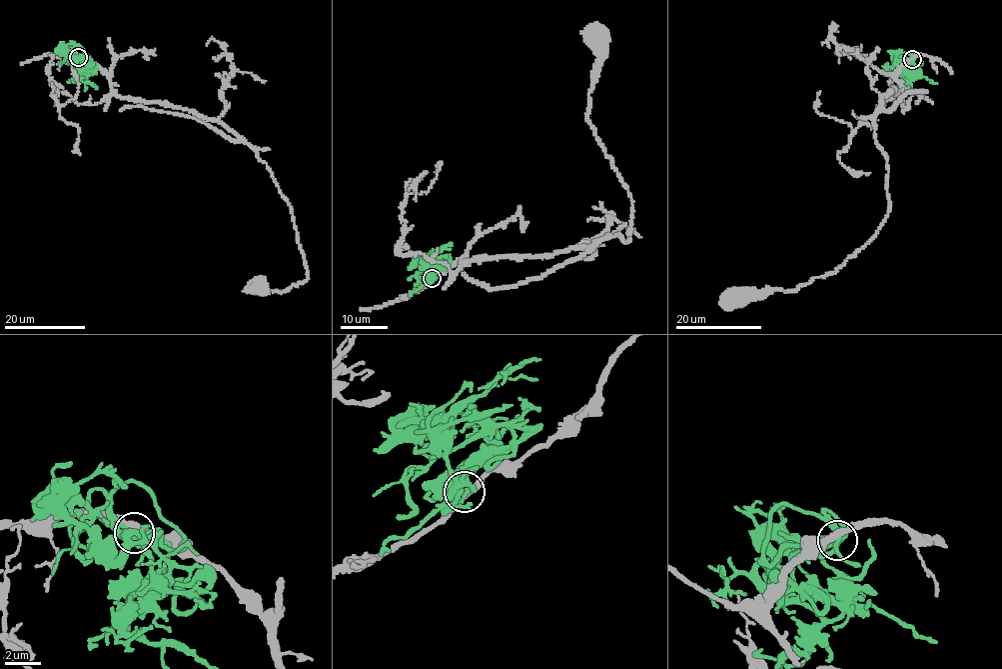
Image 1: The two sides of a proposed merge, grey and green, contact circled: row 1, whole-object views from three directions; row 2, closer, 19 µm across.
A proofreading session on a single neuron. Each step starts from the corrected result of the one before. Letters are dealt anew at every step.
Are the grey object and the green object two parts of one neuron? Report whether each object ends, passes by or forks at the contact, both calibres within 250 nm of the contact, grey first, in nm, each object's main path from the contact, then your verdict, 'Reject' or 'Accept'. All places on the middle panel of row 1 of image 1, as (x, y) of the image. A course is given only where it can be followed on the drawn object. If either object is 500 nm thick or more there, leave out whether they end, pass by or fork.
At the ring grey passes by. At the ring green passes by. Thickness 280 nm (grey) against 220 nm. Course of grey: (432, 279), (461, 258), (548, 256), (608, 235), (628, 241), (630, 194), (587, 118), (600, 39). Course of green: (432, 279), (428, 277), (434, 268), (434, 262), (428, 258), (421, 264), (424, 271), (417, 273), (416, 284). Reject

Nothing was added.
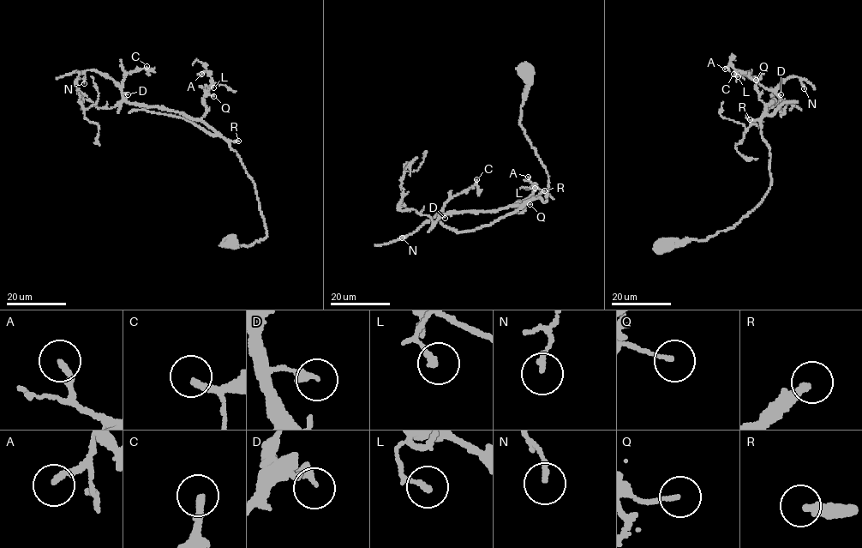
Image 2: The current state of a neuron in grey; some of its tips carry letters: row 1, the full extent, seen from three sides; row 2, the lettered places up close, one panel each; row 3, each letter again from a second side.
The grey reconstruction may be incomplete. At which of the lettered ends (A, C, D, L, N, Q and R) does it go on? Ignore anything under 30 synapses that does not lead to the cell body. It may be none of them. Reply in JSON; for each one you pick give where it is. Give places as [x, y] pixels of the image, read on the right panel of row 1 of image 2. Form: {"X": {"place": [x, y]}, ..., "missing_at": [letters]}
{"C": {"place": [733, 74]}, "R": {"place": [750, 119]}, "missing_at": ["C", "R"]}

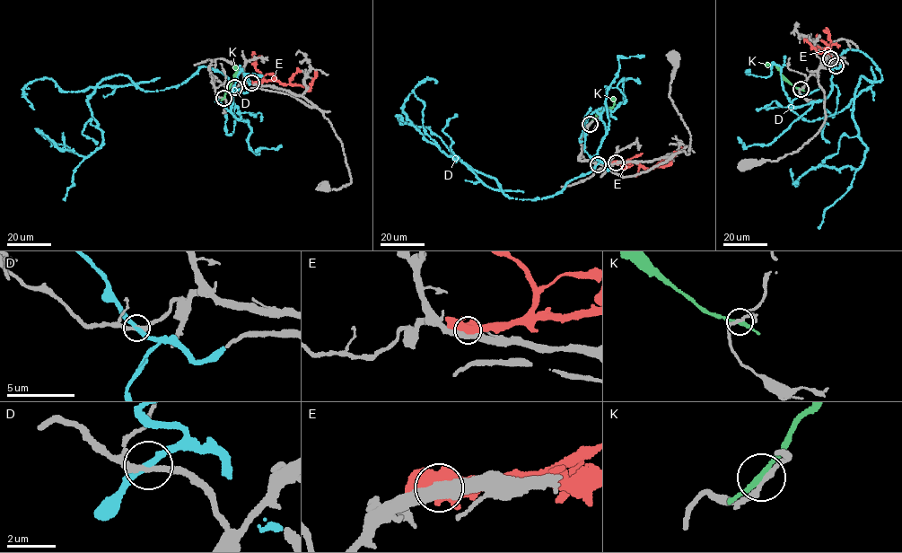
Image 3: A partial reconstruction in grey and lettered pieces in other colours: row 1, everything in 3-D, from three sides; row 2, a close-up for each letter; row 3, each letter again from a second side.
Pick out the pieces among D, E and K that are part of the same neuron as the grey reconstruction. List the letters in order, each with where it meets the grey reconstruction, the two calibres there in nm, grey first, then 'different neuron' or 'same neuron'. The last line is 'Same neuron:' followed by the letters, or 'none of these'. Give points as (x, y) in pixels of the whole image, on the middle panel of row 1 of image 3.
D: (598, 164) | 280/260 nm | same neuron
E: (616, 162) | 500/700 nm | different neuron
K: (590, 124) | 220/240 nm | different neuron
Same neuron: D

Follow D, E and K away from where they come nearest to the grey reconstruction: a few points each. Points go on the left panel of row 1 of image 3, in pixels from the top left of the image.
D: (233, 87), (109, 77), (88, 100), (101, 146), (37, 130), (63, 151), (63, 132)
E: (250, 83), (278, 80), (305, 85), (310, 90), (315, 70)
K: (223, 98), (237, 71), (233, 66)

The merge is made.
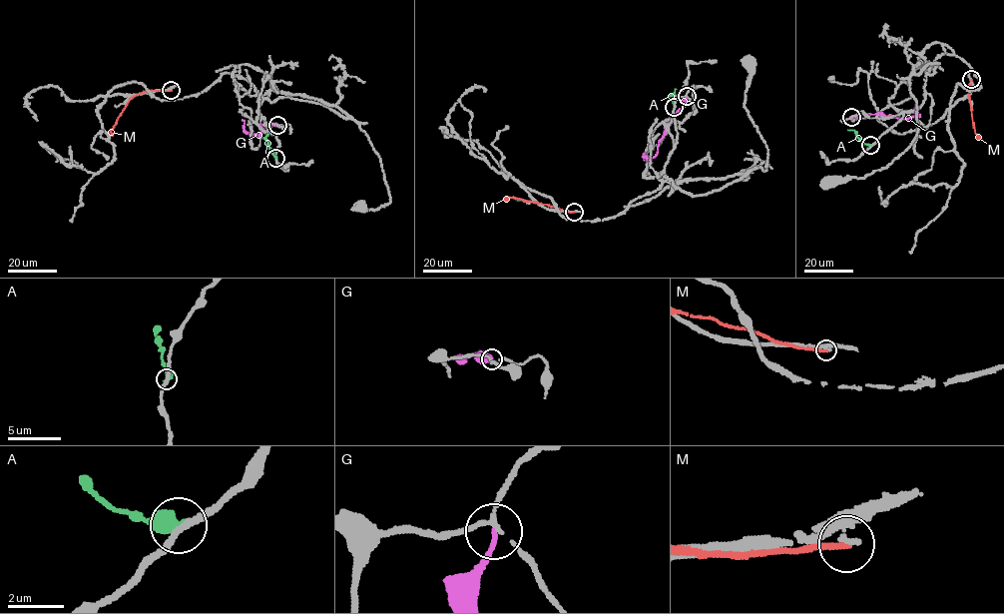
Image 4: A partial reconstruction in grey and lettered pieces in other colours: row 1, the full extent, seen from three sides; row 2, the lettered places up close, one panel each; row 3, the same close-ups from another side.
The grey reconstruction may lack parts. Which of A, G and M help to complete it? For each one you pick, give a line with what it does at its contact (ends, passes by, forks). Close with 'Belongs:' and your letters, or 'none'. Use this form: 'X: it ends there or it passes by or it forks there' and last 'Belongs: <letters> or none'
Belongs: none

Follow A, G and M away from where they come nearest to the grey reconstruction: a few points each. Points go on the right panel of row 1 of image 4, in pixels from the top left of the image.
A: (871, 145), (847, 130)
G: (851, 117), (861, 113), (878, 113), (907, 119), (918, 116), (914, 110), (916, 104)
M: (971, 79), (968, 90), (972, 120), (979, 139)

